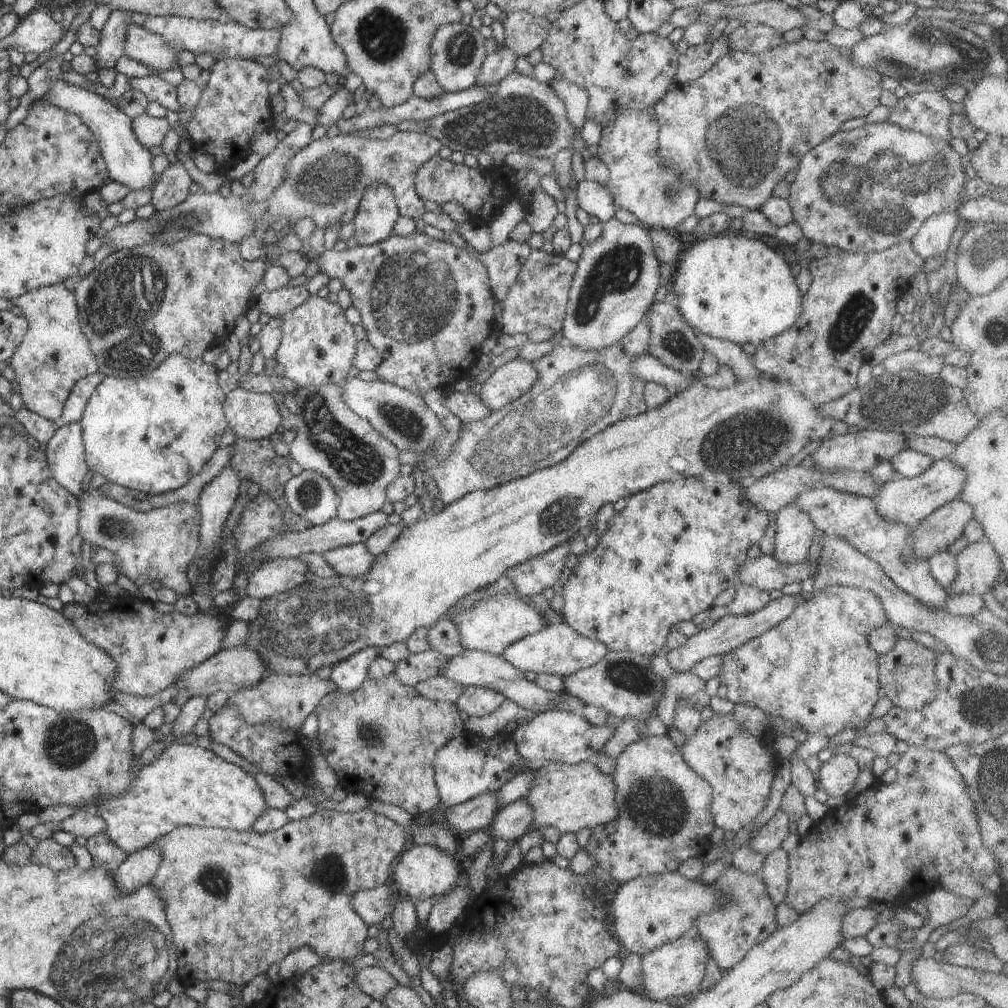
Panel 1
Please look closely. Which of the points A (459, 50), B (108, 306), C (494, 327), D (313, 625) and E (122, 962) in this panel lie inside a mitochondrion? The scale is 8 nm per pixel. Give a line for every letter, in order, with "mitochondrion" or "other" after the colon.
A: mitochondrion
B: mitochondrion
C: other
D: mitochondrion
E: mitochondrion

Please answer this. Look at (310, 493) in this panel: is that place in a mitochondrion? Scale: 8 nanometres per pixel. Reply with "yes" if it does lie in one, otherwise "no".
yes

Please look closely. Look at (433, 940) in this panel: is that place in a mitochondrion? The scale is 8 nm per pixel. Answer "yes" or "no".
no

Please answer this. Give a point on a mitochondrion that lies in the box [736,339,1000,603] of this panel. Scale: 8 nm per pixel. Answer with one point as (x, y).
(905, 402)

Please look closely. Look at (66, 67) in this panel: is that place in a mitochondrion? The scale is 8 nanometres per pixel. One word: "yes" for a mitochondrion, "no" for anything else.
no

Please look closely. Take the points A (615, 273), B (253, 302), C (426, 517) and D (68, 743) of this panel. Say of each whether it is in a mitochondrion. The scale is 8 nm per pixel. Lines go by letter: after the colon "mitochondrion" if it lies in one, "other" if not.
A: mitochondrion
B: other
C: other
D: mitochondrion

